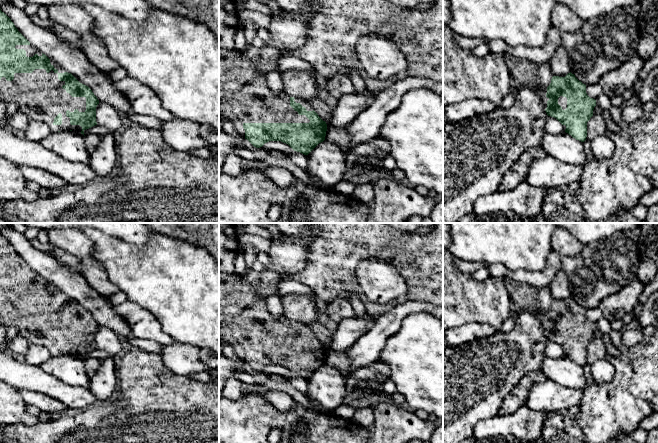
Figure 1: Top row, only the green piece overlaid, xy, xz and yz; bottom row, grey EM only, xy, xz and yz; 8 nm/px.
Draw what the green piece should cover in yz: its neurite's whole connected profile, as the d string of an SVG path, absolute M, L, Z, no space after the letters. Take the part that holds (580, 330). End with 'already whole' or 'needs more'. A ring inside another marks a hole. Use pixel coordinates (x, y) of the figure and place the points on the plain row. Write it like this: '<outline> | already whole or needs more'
M571 296L565 301L553 300L547 312L539 312L533 305L531 308L541 322L547 339L556 342L566 357L584 366L587 346L596 330L596 324L586 317L586 309Z | needs more

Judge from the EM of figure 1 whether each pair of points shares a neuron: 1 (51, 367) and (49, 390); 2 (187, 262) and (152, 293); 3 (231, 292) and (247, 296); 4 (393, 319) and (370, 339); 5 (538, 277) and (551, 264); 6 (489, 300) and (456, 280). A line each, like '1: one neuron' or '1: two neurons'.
1: two neurons
2: one neuron
3: one neuron
4: one neuron
5: one neuron
6: one neuron

